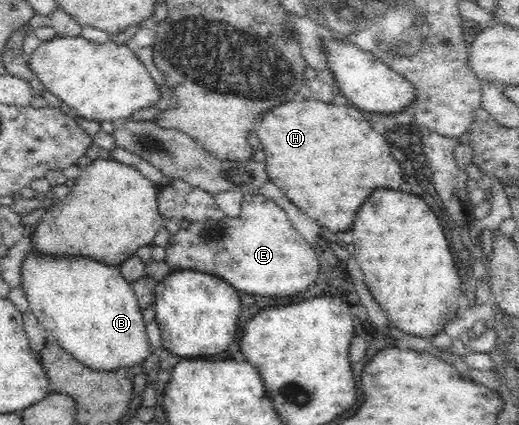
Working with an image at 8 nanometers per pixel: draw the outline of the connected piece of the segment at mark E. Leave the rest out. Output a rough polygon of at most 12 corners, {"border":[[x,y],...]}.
{"border":[[177,178],[158,210],[180,225],[173,270],[289,297],[319,275],[275,202],[243,196],[227,217],[214,195]]}

